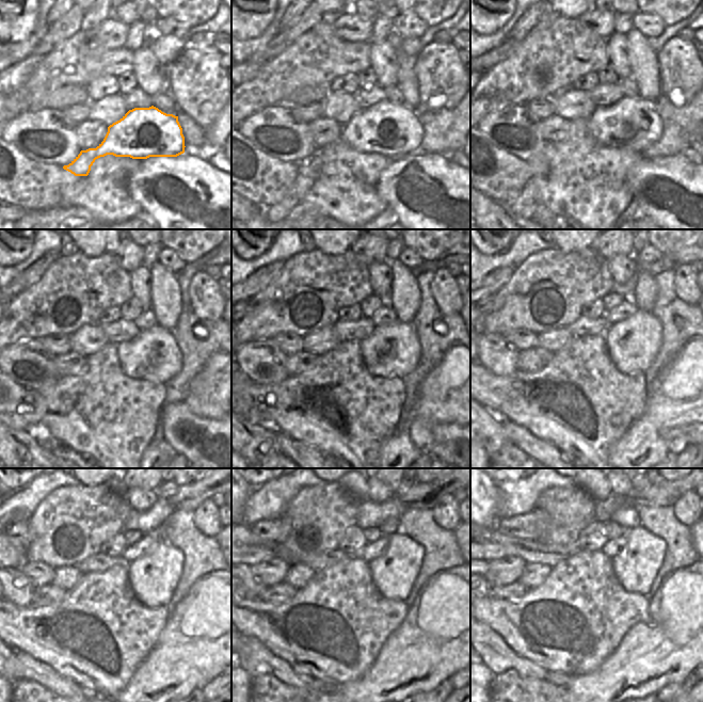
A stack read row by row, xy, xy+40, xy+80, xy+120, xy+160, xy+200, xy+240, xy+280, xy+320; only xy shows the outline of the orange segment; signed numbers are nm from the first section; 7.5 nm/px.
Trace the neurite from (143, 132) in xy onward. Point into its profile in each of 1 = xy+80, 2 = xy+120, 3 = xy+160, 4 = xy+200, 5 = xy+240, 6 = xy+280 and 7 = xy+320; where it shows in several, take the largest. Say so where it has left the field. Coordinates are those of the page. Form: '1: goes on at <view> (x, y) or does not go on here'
1: goes on at xy+80 (633, 124)
2: goes on at xy+120 (154, 355)
3: goes on at xy+160 (394, 350)
4: goes on at xy+200 (633, 345)
5: goes on at xy+240 (154, 578)
6: goes on at xy+280 (394, 574)
7: goes on at xy+320 (636, 567)

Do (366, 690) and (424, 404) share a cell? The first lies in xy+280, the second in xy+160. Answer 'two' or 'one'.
one

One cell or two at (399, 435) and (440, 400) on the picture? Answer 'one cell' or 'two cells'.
one cell

